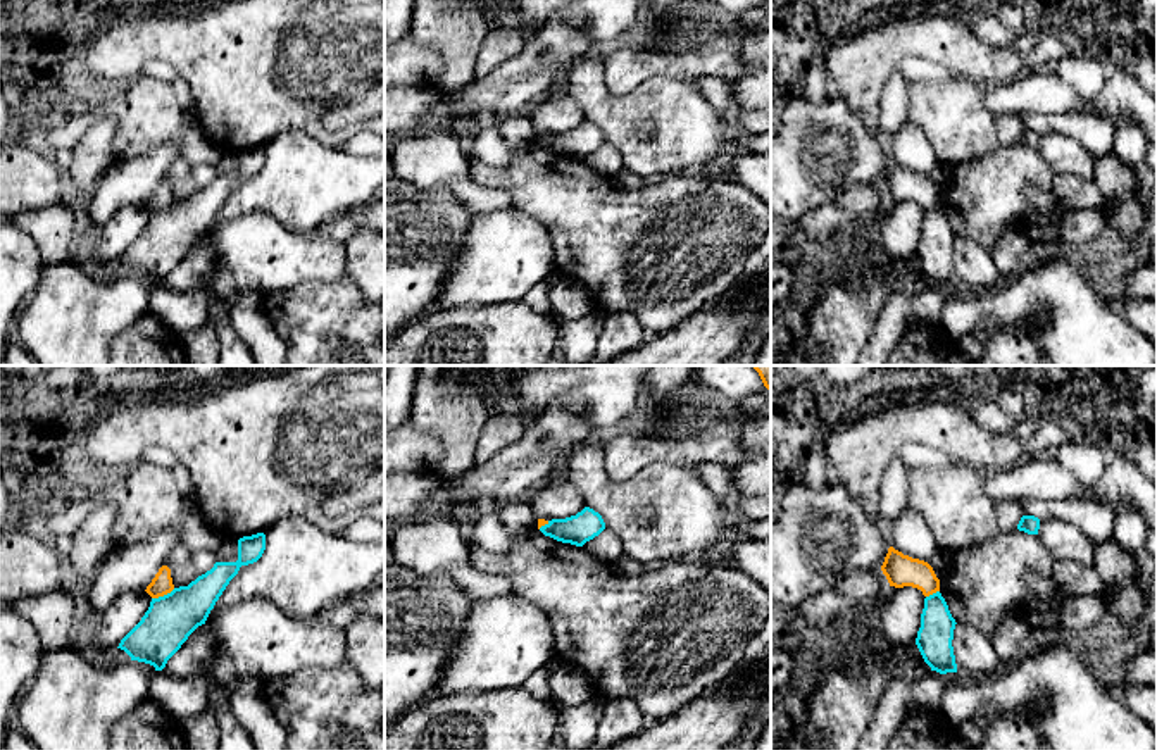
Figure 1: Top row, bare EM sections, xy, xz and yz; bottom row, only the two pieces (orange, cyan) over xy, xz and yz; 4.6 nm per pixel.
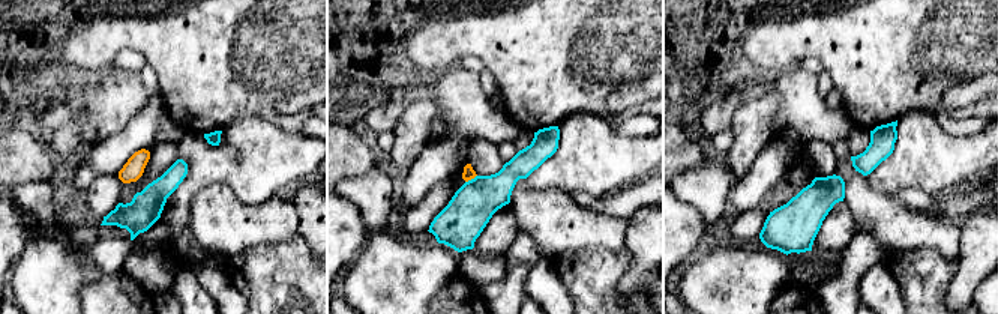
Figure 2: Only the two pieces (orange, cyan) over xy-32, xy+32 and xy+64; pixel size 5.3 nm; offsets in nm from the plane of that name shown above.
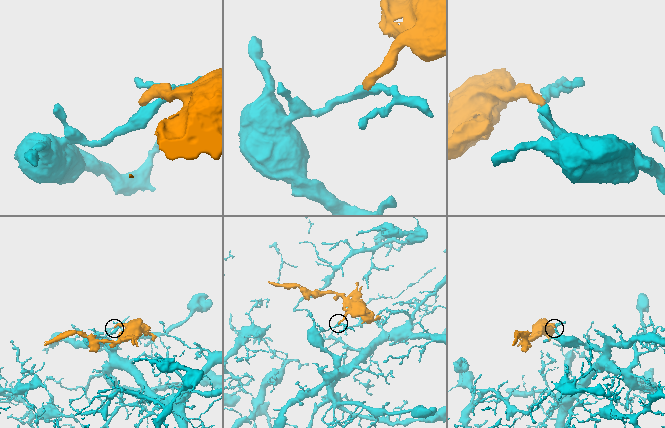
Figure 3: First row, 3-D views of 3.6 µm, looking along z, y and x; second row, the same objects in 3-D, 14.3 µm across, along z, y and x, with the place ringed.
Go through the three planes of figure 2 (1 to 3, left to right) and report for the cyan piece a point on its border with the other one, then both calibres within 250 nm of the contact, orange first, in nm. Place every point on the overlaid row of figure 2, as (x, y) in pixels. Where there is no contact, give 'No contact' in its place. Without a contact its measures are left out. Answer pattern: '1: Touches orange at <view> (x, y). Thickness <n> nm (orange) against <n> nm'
1: No contact
2: Touches orange at xy+32 (470, 179). Thickness 70 nm (orange) against 240 nm
3: No contact

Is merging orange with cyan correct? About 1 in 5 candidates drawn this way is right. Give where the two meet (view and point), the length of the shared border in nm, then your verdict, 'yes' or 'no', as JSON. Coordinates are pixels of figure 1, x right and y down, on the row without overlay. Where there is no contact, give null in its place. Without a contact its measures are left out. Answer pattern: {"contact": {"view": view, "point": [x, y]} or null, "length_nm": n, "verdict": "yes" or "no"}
{"contact": {"view": "xy", "point": [162, 209]}, "length_nm": 120, "verdict": "no"}

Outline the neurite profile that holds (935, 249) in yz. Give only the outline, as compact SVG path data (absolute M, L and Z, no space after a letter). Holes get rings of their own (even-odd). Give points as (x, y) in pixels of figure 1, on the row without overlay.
M940 205L924 212L916 259L931 284L940 288L957 286L952 260L955 238Z

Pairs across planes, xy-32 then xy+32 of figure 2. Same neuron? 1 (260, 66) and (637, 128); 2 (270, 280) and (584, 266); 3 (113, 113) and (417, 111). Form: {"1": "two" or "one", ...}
{"1": "two", "2": "one", "3": "two"}

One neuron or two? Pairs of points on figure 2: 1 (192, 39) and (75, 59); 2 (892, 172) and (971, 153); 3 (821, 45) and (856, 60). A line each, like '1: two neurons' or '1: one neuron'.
1: one neuron
2: one neuron
3: one neuron

